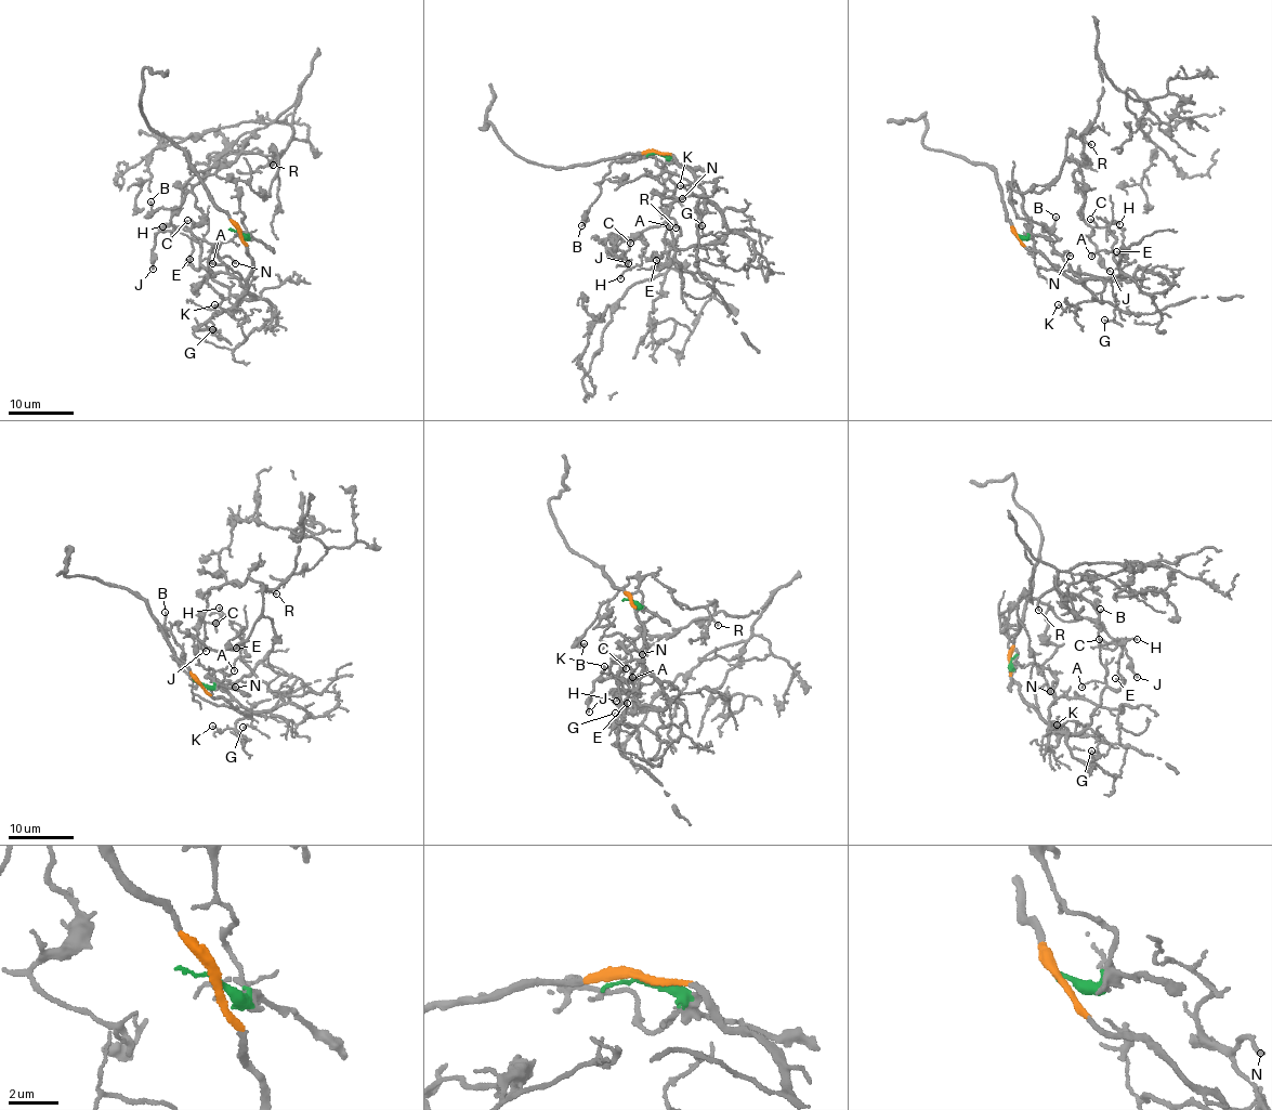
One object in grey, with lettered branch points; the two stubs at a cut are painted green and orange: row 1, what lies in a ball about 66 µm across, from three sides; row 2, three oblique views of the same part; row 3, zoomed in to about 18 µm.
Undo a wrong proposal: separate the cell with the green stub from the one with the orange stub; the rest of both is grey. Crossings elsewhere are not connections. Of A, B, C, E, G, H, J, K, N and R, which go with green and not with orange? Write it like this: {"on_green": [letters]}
{"on_green": ["B", "C", "H", "J", "R"]}

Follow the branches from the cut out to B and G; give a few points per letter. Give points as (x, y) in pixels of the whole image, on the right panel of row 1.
B: (1018, 236), (1026, 234), (1031, 222), (1015, 213), (1007, 188), (1012, 183), (1033, 221), (1050, 227), (1056, 216)
G: (1018, 236), (1022, 244), (1044, 256), (1065, 274), (1083, 282), (1097, 300), (1111, 302), (1114, 318), (1104, 318)

